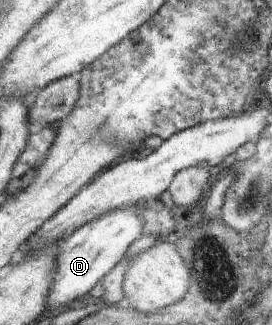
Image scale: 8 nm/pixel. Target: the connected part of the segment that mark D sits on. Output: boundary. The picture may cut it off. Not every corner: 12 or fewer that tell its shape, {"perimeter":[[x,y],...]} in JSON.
{"perimeter":[[138,206],[60,243],[48,307],[80,301],[143,235]]}

